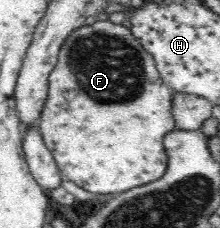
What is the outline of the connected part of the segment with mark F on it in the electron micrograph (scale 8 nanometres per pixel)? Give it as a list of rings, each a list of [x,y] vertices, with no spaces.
[[[98,20],[98,22],[90,24],[90,26],[82,26],[82,28],[73,30],[64,41],[64,44],[62,44],[56,66],[50,72],[49,78],[48,98],[44,102],[44,108],[42,108],[42,114],[38,118],[37,126],[40,128],[40,135],[44,138],[46,146],[54,154],[54,160],[56,160],[64,180],[70,180],[76,186],[80,186],[82,190],[92,192],[92,194],[110,194],[110,192],[126,192],[130,188],[144,186],[148,182],[154,182],[154,180],[162,178],[162,174],[166,172],[167,158],[166,154],[164,154],[162,138],[164,138],[166,132],[172,132],[172,130],[176,129],[175,119],[171,110],[174,91],[162,80],[154,57],[138,42],[127,23],[119,25],[109,20]]]

